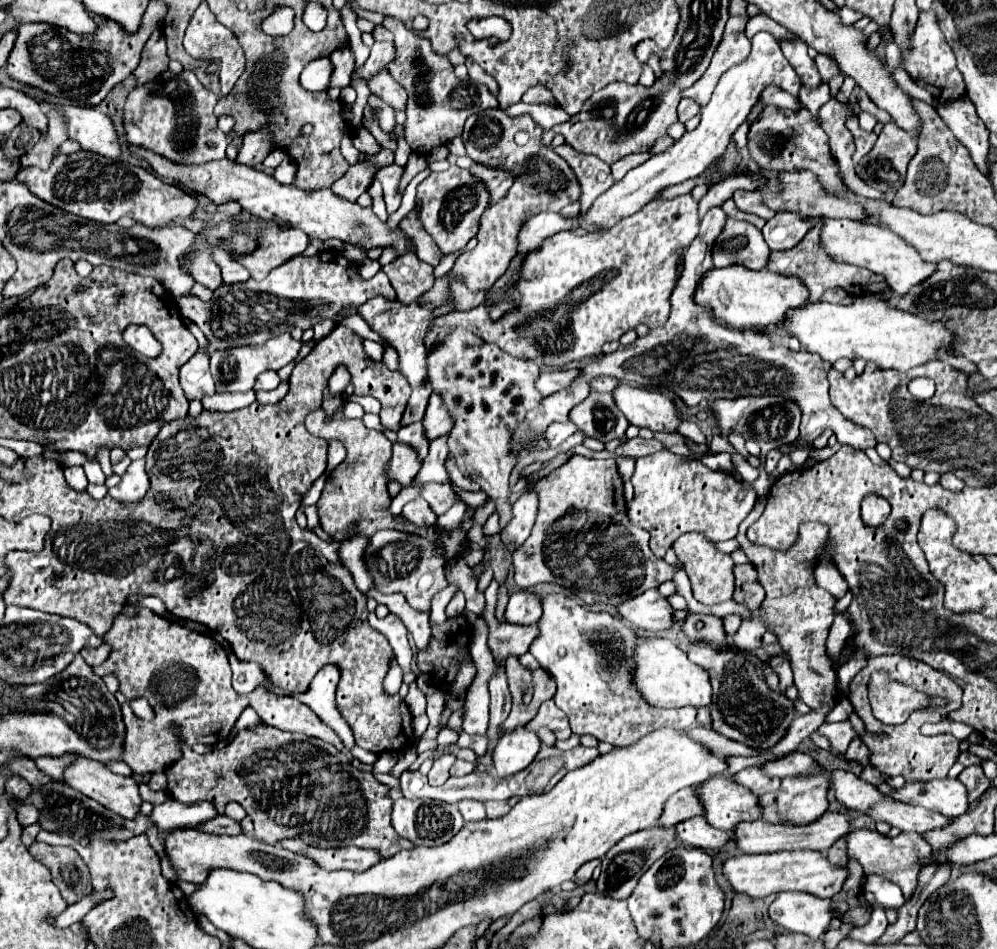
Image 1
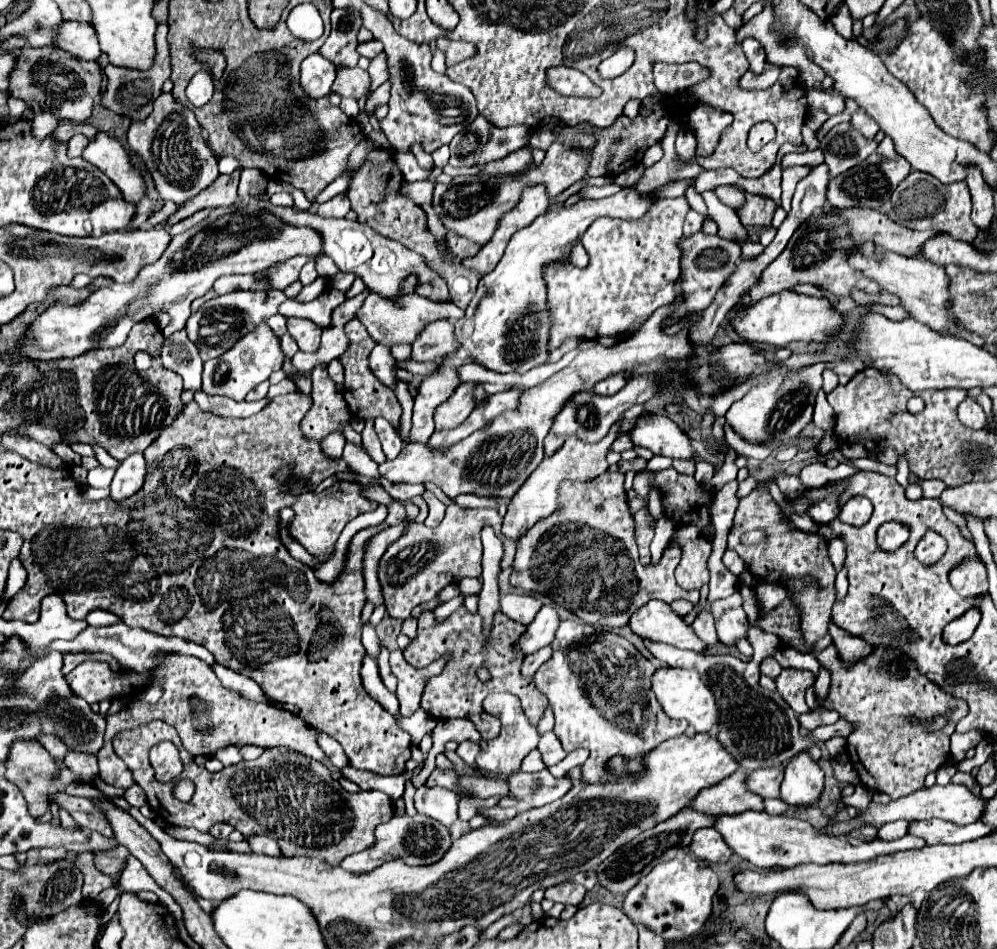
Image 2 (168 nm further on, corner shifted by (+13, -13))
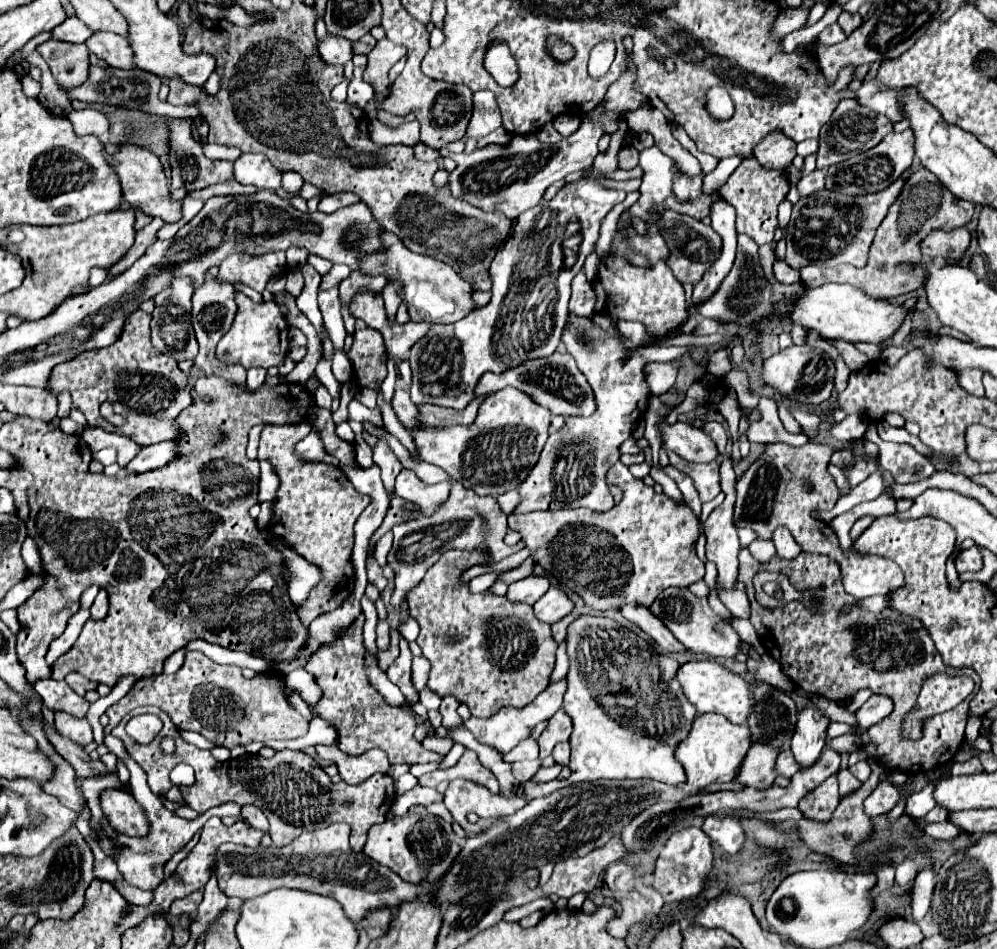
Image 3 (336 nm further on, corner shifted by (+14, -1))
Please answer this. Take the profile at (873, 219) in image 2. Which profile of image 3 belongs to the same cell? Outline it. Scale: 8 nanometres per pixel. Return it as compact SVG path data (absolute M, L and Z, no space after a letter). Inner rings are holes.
M966 227L944 231L934 229L920 241L920 251L926 259L954 259L958 261L970 243L970 231Z

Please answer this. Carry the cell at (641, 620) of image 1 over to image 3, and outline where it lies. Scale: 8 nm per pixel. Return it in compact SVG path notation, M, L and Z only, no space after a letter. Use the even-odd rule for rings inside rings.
M668 587L662 591L662 595L650 605L652 613L656 617L664 619L664 625L674 633L674 637L692 653L696 655L708 655L708 657L734 657L738 653L738 635L718 619L718 615L708 607L706 599L694 597L688 589Z

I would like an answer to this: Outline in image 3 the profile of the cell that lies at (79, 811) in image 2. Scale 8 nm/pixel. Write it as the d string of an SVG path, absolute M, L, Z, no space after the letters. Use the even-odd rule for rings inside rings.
M104 789L100 793L100 807L116 833L124 833L128 837L148 835L148 821L144 817L144 811L130 793Z

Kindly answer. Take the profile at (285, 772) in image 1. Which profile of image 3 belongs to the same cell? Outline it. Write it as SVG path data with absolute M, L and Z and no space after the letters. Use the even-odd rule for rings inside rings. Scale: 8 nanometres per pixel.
M146 707L146 713L158 715L160 721L164 723L162 731L158 733L158 737L152 743L138 745L138 743L130 741L130 737L124 731L124 725L128 723L130 715L126 715L112 729L112 735L118 737L124 743L124 747L132 755L132 759L146 771L148 787L156 795L162 797L172 787L172 783L168 779L170 769L173 769L180 762L192 765L196 769L196 783L190 789L192 791L192 803L186 801L186 805L190 809L194 809L198 813L204 813L206 809L228 803L228 801L238 803L240 807L256 805L258 809L264 811L264 815L272 823L272 841L274 841L276 847L284 847L284 845L292 843L304 831L320 829L320 827L332 825L332 823L348 823L352 827L350 847L352 847L352 851L360 851L364 847L368 829L374 823L382 823L386 819L386 813L392 807L394 787L392 787L392 777L390 775L376 773L368 781L364 781L362 785L356 785L356 787L352 787L348 783L334 785L330 775L316 763L316 759L306 755L304 751L282 749L270 759L264 759L260 755L242 755L238 759L230 759L230 763L226 763L226 765L218 763L209 750L202 750L195 746L191 751L182 753L182 745L180 745L179 751L176 747L174 753L164 756L160 751L160 745L158 745L160 737L162 735L172 735L172 737L178 739L178 729L162 709ZM234 779L238 779L240 785L220 785L224 781L234 781ZM388 781L390 781L390 791L388 791Z

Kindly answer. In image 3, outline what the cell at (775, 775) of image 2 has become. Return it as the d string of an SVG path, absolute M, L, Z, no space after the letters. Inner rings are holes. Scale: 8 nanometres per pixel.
M782 749L776 757L776 775L792 777L796 771L800 771L800 765L794 761L794 755L790 749Z

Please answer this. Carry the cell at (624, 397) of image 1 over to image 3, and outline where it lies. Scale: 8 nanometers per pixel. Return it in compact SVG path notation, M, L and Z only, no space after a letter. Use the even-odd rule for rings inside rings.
M662 421L658 425L662 443L668 451L674 451L682 459L694 461L694 463L710 463L716 459L718 449L714 441L698 427L692 427L688 423L666 423Z

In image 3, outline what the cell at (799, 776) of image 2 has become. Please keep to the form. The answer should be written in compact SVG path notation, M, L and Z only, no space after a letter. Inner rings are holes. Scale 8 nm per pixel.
M804 709L798 715L796 731L792 737L792 753L800 767L814 765L826 745L828 719L818 709Z

